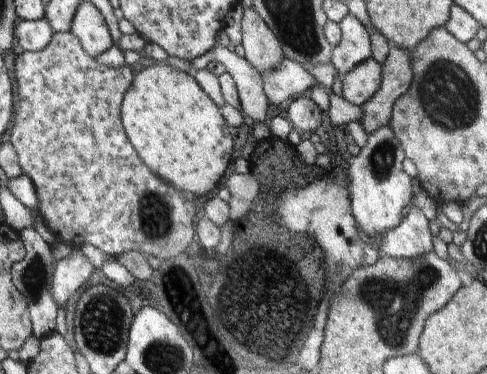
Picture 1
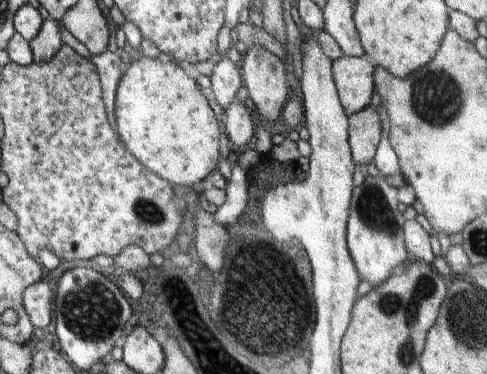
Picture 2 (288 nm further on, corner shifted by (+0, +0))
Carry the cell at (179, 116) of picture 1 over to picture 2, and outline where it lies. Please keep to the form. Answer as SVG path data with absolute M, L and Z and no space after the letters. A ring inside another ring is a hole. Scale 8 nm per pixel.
M139 58L129 64L119 80L115 94L115 130L121 144L145 166L149 172L169 182L171 186L193 186L207 180L219 168L219 126L207 98L199 92L197 84L173 62L163 64L151 58Z

